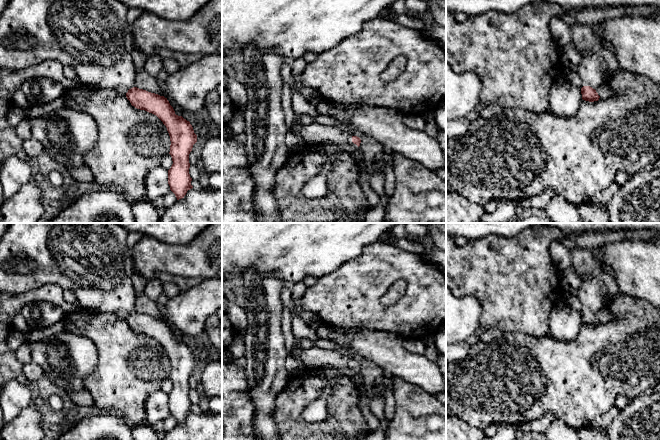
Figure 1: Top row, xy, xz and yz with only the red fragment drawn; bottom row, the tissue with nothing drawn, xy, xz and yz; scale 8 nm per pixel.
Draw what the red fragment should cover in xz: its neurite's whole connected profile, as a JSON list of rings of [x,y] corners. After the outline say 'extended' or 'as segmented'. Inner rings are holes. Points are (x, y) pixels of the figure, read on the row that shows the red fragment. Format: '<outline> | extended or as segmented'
[[[351,136],[348,143],[344,146],[326,141],[322,143],[316,143],[318,149],[322,155],[326,157],[326,161],[322,166],[322,170],[318,176],[312,178],[302,187],[302,193],[309,199],[320,199],[327,193],[327,181],[326,175],[331,168],[334,157],[340,153],[352,154],[359,149],[361,139],[357,136]]] | extended

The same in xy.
[[[10,0],[0,16],[0,67],[17,71],[54,60],[73,68],[81,84],[127,89],[126,97],[132,106],[156,115],[167,128],[171,141],[169,154],[173,161],[168,170],[168,184],[179,200],[193,188],[189,174],[189,154],[197,142],[197,135],[189,121],[175,114],[167,98],[135,86],[137,72],[132,59],[135,44],[131,24],[126,19],[128,9],[118,0]]] | extended

